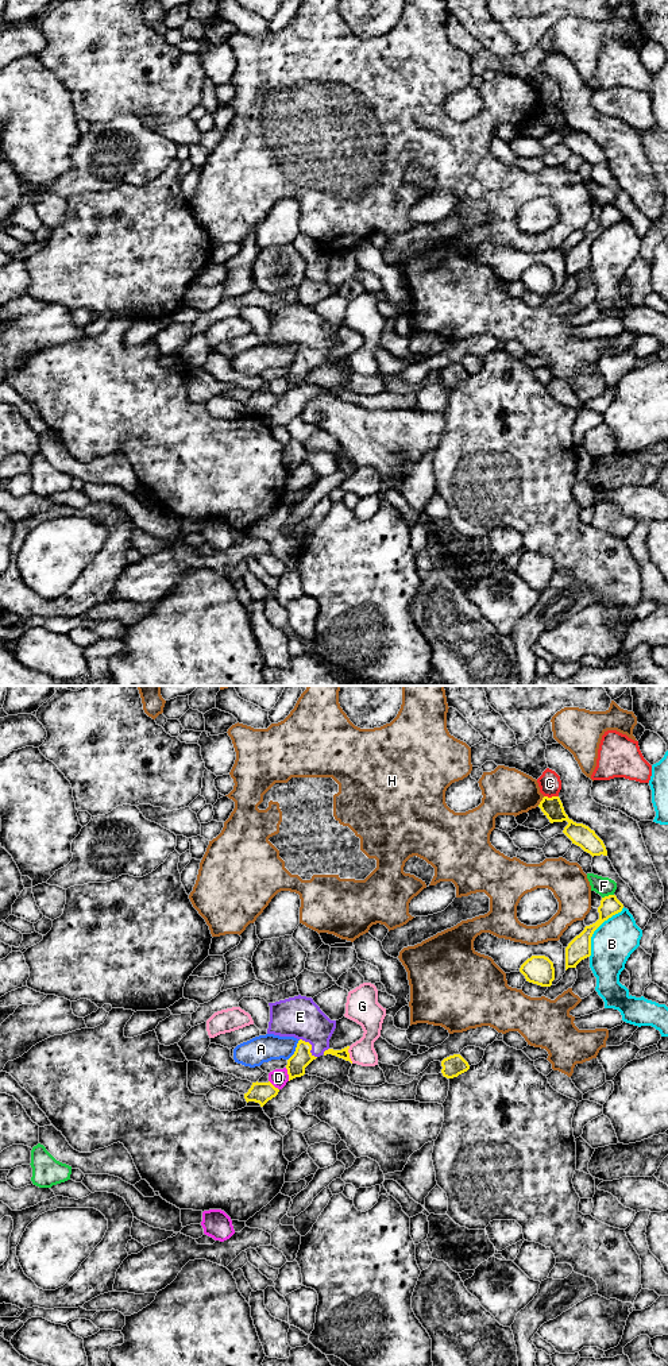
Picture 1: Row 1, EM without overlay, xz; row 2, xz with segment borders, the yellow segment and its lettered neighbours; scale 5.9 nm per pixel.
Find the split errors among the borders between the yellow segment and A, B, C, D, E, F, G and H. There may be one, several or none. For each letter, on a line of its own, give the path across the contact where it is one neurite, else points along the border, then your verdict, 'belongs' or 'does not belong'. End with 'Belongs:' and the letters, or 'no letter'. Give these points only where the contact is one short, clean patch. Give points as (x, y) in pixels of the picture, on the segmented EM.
A: does not belong
B: does not belong
C: border xz (544, 795), (558, 797); does not belong
D: border xz (285, 1068), (289, 1080); does not belong
E: way xz (302, 1057), (311, 1046), (311, 1027), (300, 1017); belongs
F: does not belong
G: does not belong
H: does not belong
Belongs: E

